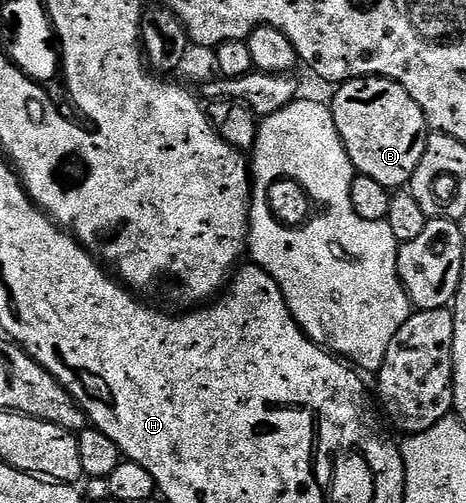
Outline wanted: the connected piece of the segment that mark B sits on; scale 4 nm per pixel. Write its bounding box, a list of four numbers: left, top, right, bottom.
[331,76,427,190]

